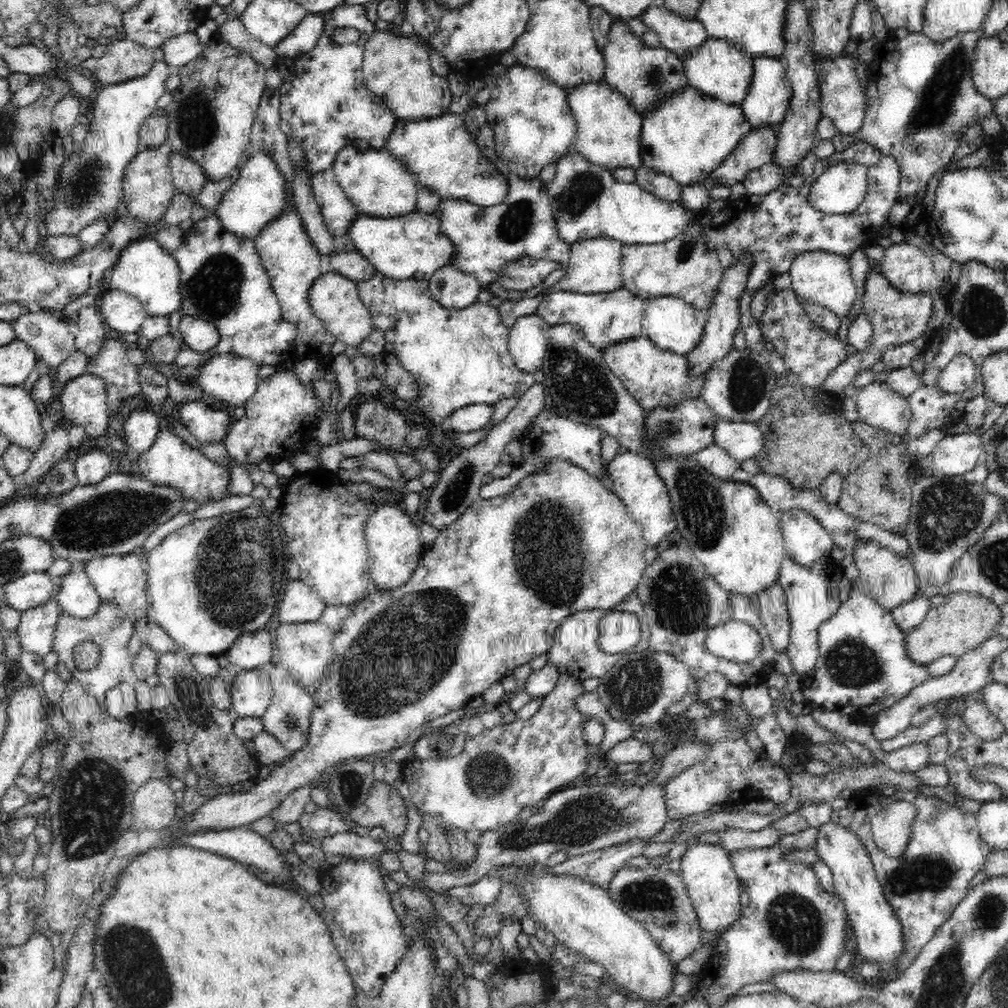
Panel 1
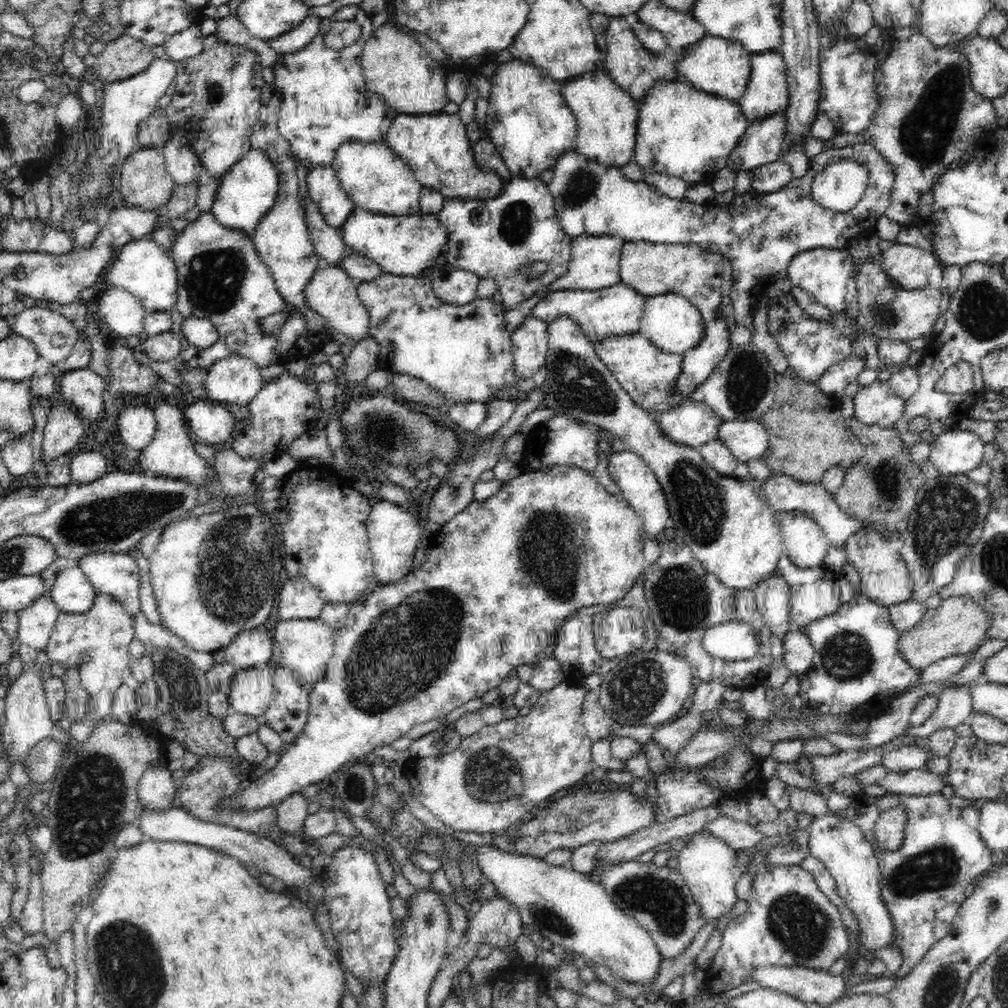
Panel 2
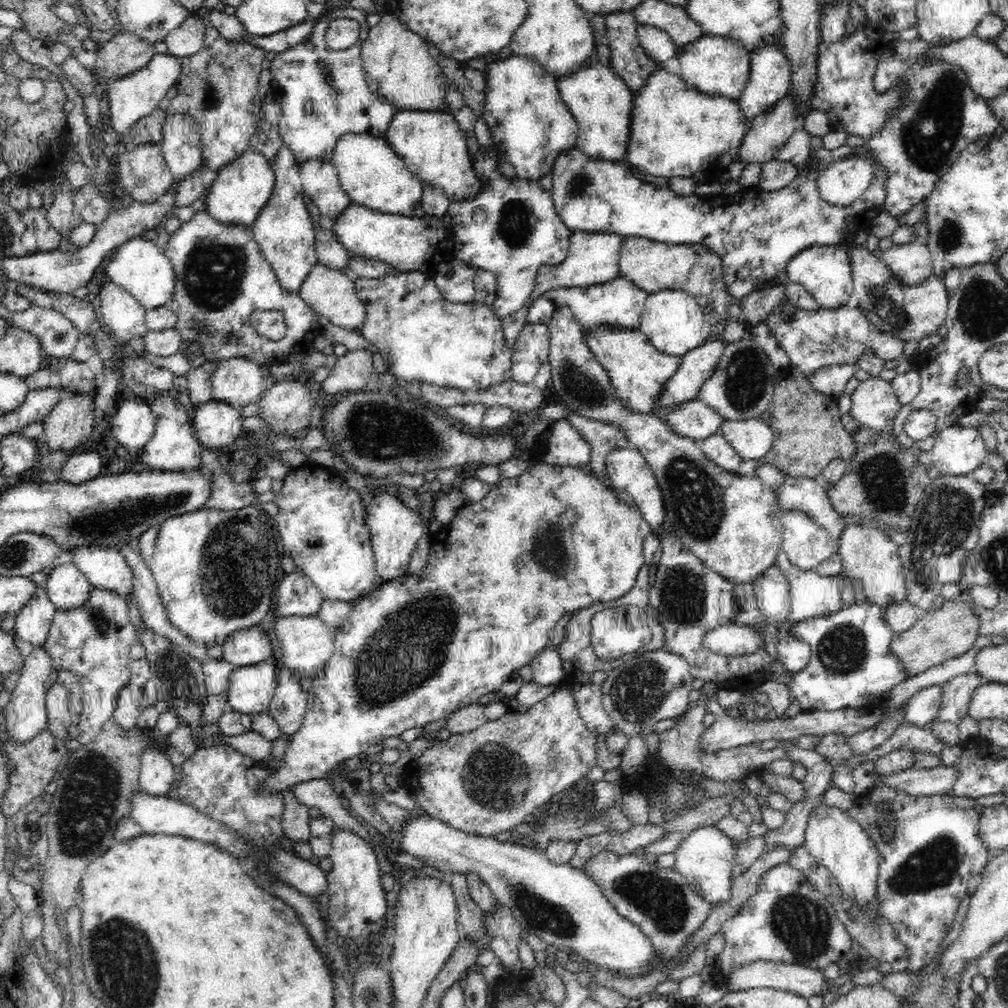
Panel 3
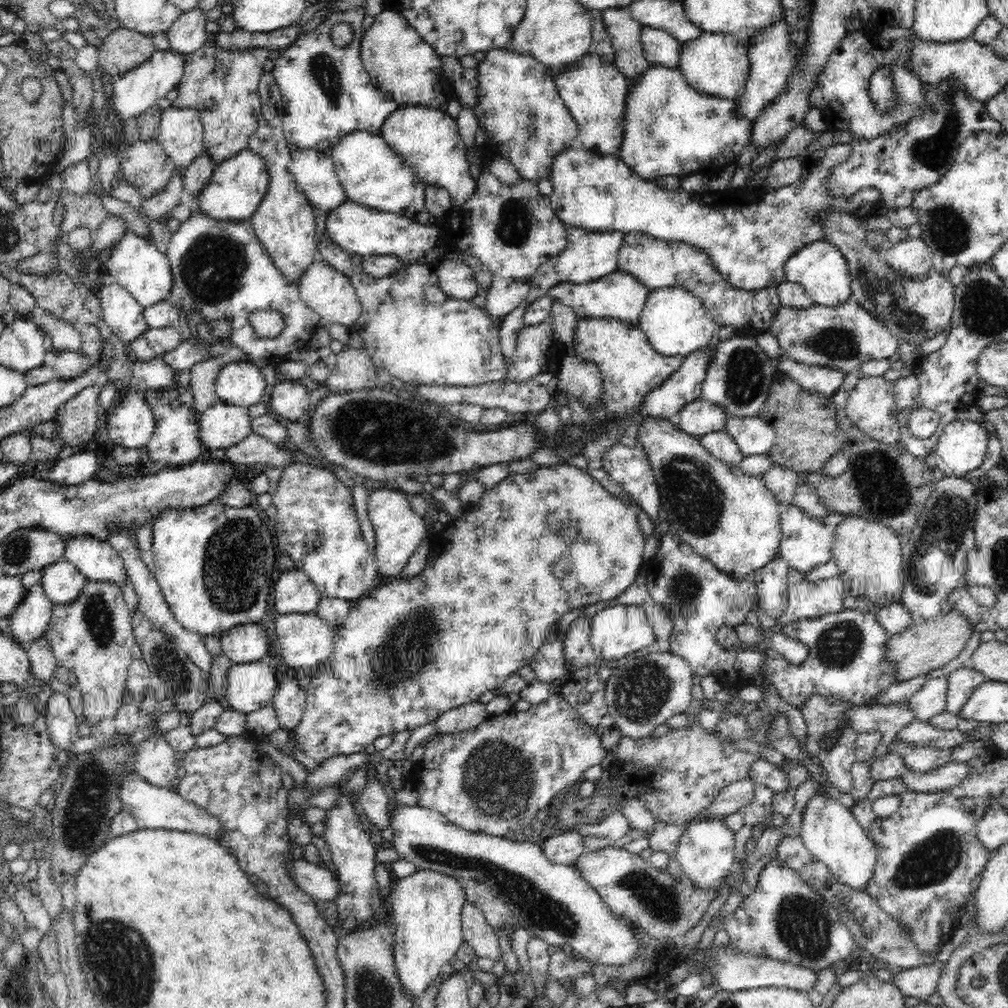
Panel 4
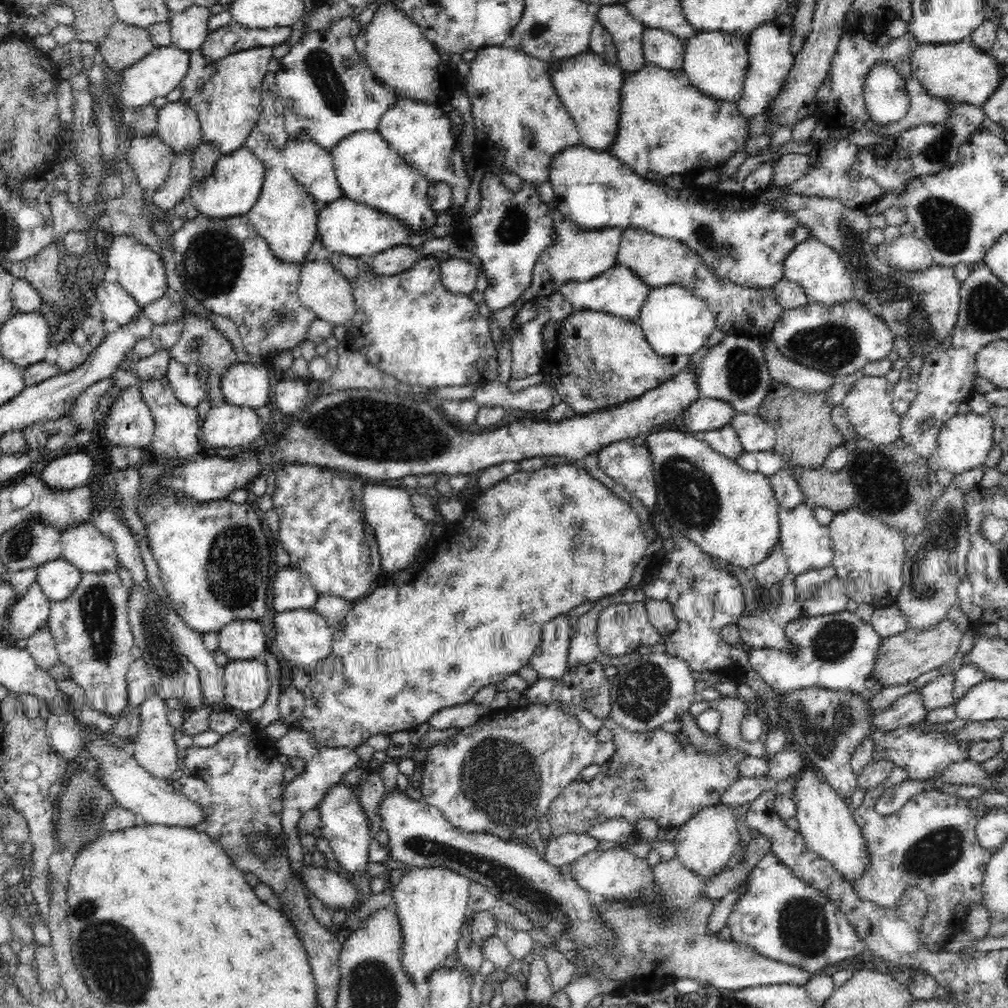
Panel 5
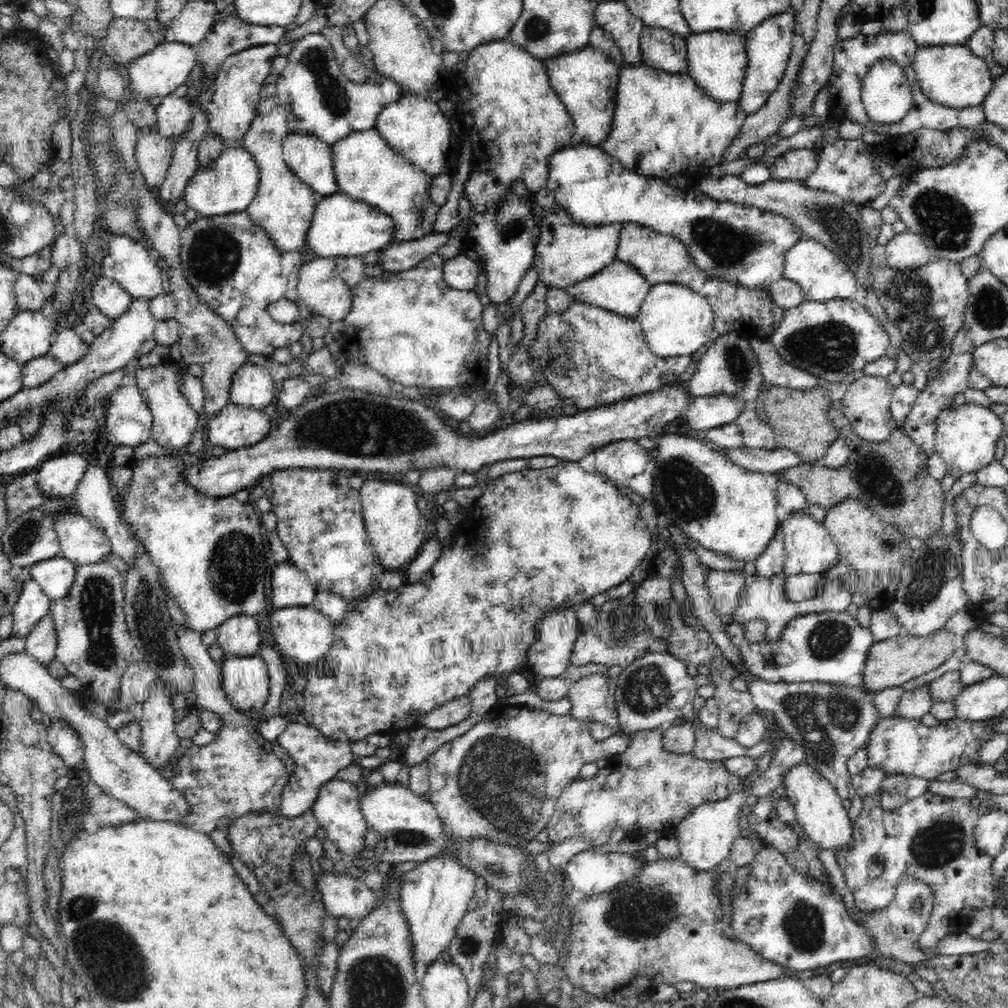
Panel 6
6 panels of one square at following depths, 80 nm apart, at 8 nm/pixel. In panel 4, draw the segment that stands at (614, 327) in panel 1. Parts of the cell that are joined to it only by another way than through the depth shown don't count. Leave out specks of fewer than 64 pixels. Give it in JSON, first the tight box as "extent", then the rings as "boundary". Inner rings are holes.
{"extent":[523,269,649,326],"boundary":[[[620,269],[587,283],[562,283],[553,286],[540,298],[537,298],[524,311],[523,321],[525,326],[540,324],[549,320],[550,308],[553,300],[560,300],[562,304],[572,307],[578,318],[582,317],[608,317],[620,320],[628,325],[638,325],[639,318],[644,308],[649,290],[636,280],[634,276]]]}

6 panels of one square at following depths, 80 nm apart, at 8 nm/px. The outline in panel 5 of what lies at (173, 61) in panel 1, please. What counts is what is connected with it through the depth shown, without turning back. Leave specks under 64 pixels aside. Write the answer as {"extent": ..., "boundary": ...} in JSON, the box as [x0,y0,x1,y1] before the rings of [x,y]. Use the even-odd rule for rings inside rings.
{"extent":[171,4,212,52],"boundary":[[[198,4],[172,15],[171,44],[190,52],[198,50],[211,32],[208,22],[212,16],[210,8]]]}

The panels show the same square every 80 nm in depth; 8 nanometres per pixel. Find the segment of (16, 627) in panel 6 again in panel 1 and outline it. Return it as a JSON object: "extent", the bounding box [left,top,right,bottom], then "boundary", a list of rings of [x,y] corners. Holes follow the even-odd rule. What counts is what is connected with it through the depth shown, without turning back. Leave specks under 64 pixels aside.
{"extent":[17,598,61,656],"boundary":[[[51,598],[36,608],[21,611],[17,628],[21,646],[38,656],[46,656],[54,644],[55,626],[61,614],[59,604]]]}

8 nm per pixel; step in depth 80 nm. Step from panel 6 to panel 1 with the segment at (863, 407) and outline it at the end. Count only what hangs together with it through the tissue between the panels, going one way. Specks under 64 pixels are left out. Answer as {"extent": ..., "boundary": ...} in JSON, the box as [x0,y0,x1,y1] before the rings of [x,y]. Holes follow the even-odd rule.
{"extent":[854,381,911,438],"boundary":[[[874,381],[859,388],[854,401],[859,421],[903,438],[907,435],[911,418],[908,400],[892,391],[885,382]]]}

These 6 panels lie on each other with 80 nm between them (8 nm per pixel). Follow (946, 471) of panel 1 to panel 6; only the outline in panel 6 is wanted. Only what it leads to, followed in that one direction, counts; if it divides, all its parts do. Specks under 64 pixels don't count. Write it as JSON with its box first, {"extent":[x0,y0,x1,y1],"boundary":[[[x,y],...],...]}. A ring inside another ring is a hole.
{"extent":[935,404,1004,479],"boundary":[[[978,404],[942,408],[936,420],[935,452],[944,459],[947,472],[955,479],[966,472],[976,472],[994,460],[996,444],[1003,436],[1004,422],[997,412]]]}

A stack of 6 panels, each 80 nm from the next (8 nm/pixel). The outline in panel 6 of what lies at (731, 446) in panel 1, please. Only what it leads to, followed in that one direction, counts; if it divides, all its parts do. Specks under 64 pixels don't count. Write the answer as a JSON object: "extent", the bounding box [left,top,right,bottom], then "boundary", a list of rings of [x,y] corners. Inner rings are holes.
{"extent":[737,404,776,450],"boundary":[[[748,404],[737,417],[743,444],[748,448],[772,450],[776,448],[774,428],[762,422],[755,410],[755,404]]]}

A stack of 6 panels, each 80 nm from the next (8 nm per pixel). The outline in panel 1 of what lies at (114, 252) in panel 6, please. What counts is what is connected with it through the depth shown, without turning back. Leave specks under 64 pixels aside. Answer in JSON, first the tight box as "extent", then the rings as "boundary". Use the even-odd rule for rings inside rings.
{"extent":[103,239,181,317],"boundary":[[[137,239],[122,250],[103,286],[138,299],[150,316],[168,317],[181,307],[180,275],[178,261],[160,243],[155,239]]]}

